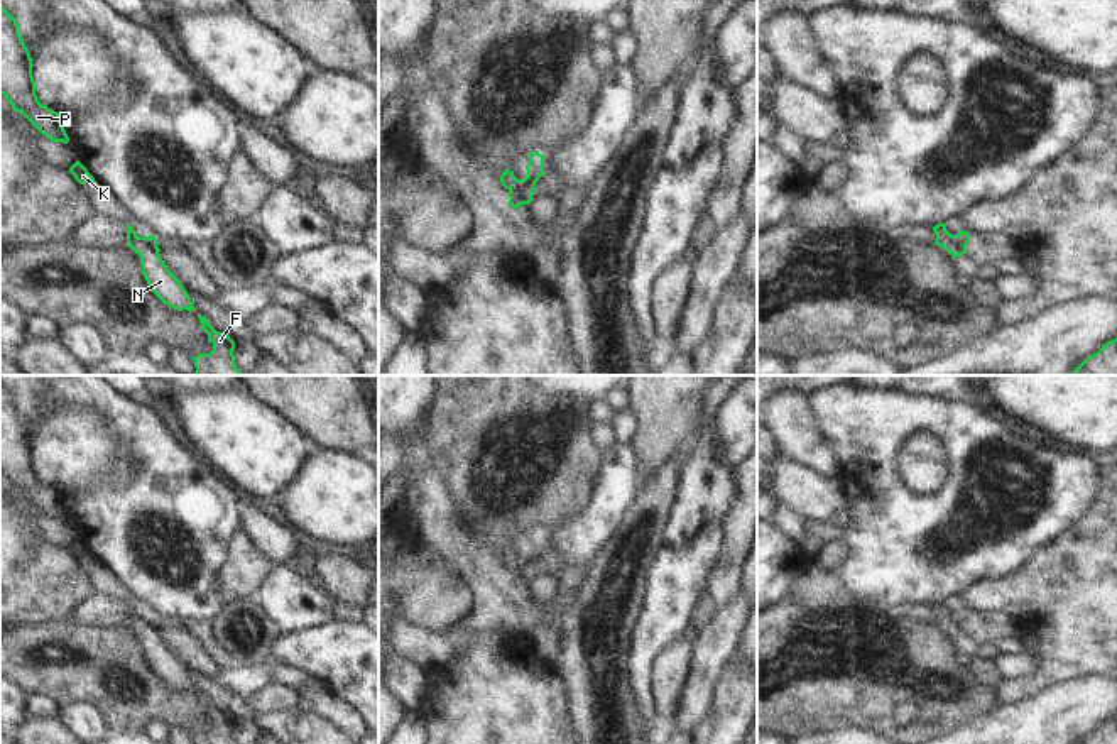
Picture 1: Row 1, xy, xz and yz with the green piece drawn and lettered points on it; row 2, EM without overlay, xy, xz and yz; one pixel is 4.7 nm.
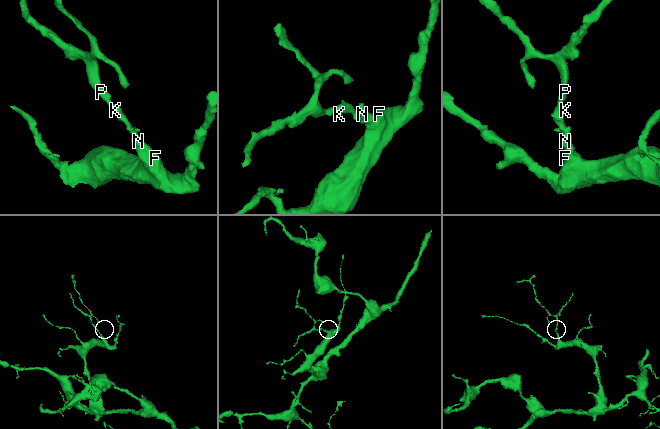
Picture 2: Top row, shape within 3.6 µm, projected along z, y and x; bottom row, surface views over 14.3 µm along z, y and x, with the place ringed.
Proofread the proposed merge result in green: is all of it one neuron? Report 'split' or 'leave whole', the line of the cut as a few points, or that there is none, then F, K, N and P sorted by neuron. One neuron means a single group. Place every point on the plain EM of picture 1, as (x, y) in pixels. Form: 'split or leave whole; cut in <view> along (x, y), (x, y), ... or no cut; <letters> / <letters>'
leave whole; no cut; F K N P

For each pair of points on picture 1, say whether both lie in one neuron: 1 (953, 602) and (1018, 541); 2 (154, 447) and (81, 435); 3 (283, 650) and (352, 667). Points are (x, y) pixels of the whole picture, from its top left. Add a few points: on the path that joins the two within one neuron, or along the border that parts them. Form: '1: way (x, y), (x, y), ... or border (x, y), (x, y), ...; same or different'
1: border (958, 594), (945, 601); different
2: border (102, 411), (127, 442), (137, 462), (136, 481); different
3: way (299, 650), (335, 653); same

